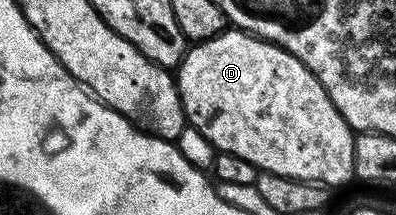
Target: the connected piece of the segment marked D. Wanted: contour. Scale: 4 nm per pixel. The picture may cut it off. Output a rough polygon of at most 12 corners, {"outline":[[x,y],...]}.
{"outline":[[241,29],[176,68],[186,122],[259,172],[337,189],[355,132]]}

